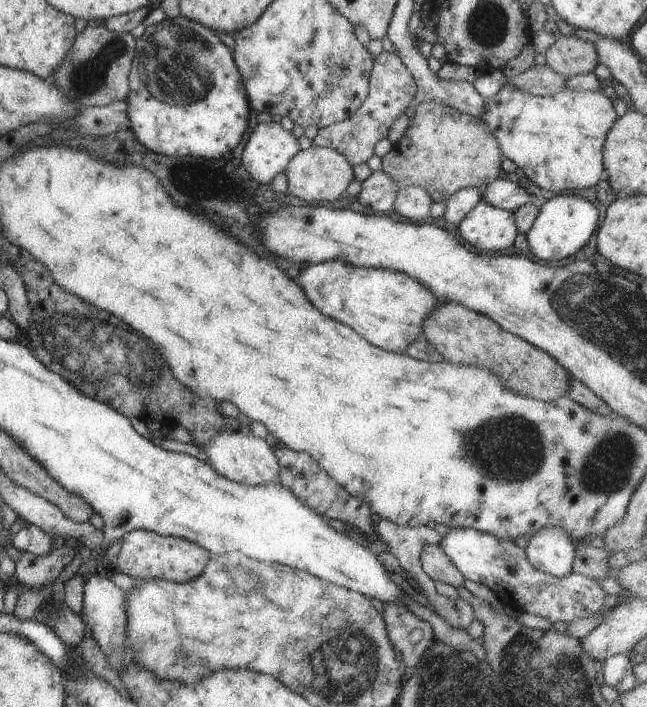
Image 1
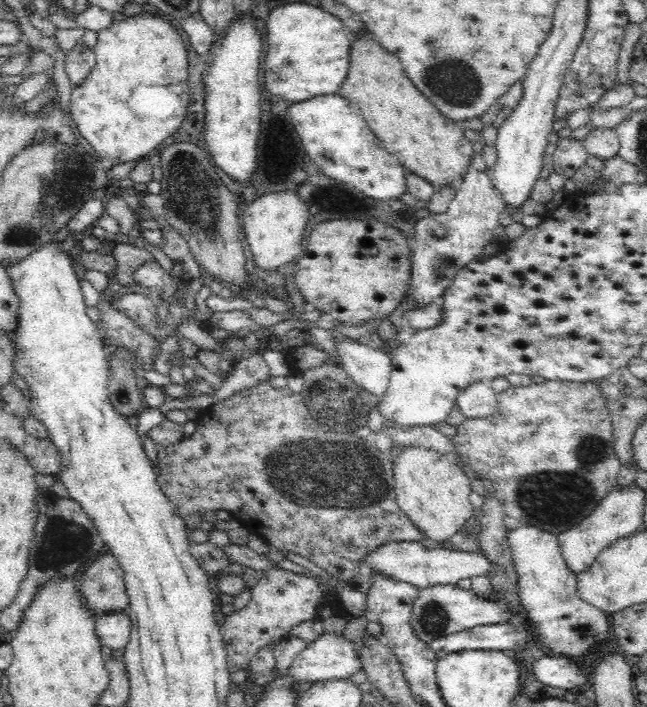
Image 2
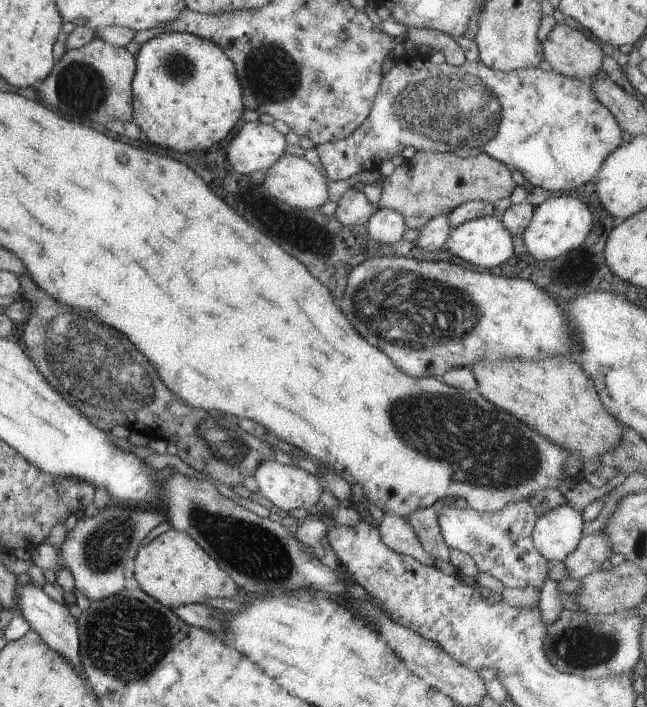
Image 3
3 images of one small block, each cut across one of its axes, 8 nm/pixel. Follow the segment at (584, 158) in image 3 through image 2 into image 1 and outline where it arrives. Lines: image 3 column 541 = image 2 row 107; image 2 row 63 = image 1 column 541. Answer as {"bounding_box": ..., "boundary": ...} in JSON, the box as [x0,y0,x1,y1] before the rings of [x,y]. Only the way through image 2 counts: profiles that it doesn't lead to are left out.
{"bounding_box":[480,81,618,194],"boundary":[[[507,81],[498,94],[485,99],[486,108],[480,120],[486,121],[488,130],[499,142],[503,156],[522,169],[525,178],[555,194],[569,188],[576,191],[593,187],[604,177],[604,141],[618,117],[612,102],[603,92],[576,92],[570,88],[553,95],[532,96],[516,90]]]}

